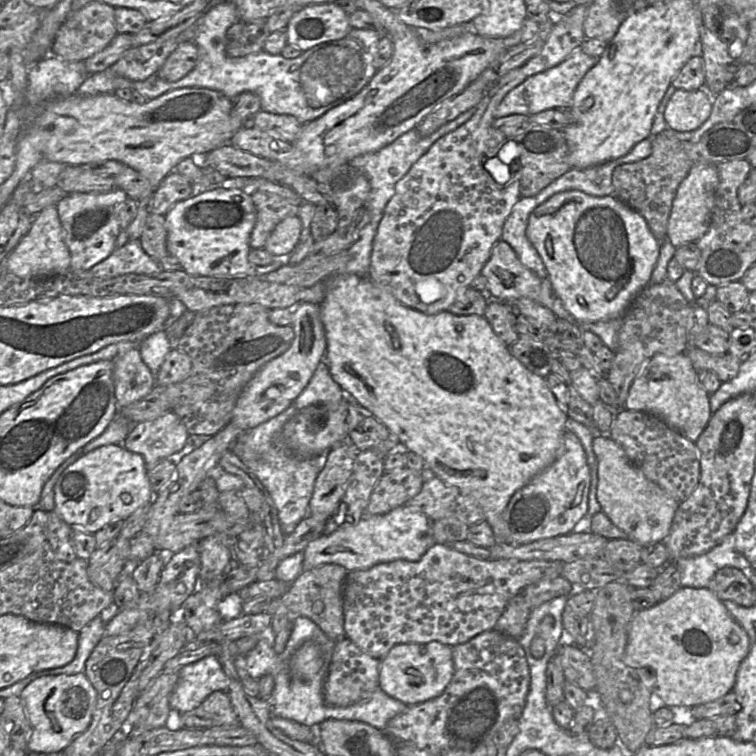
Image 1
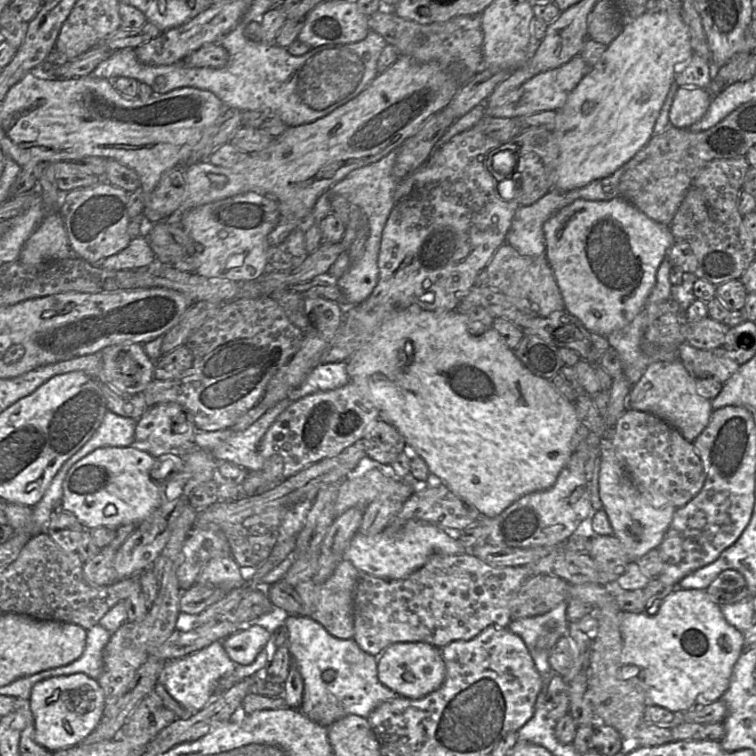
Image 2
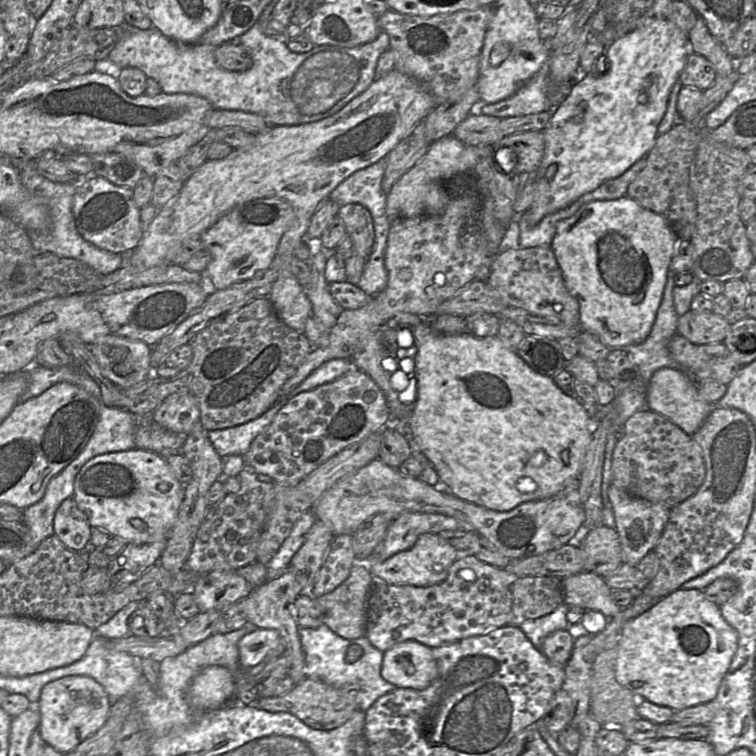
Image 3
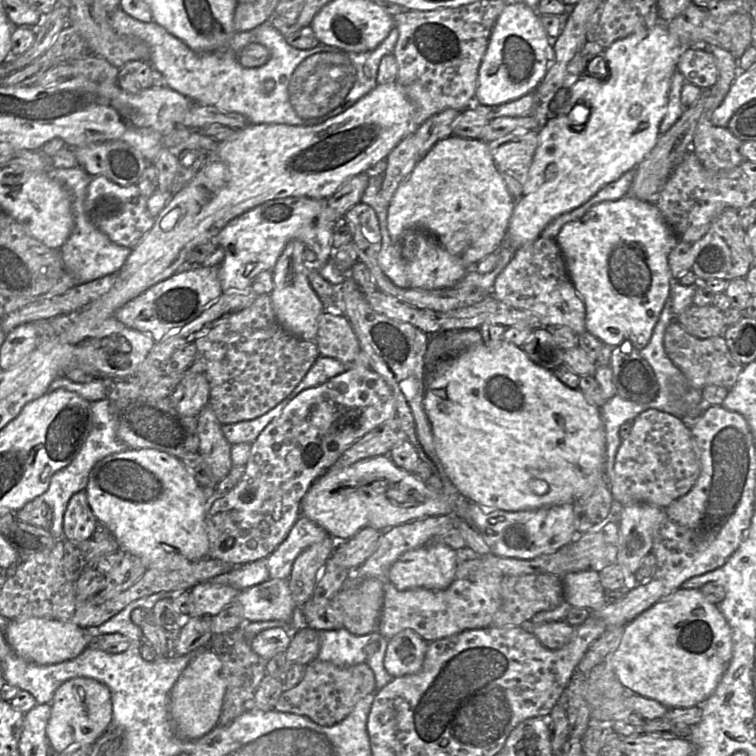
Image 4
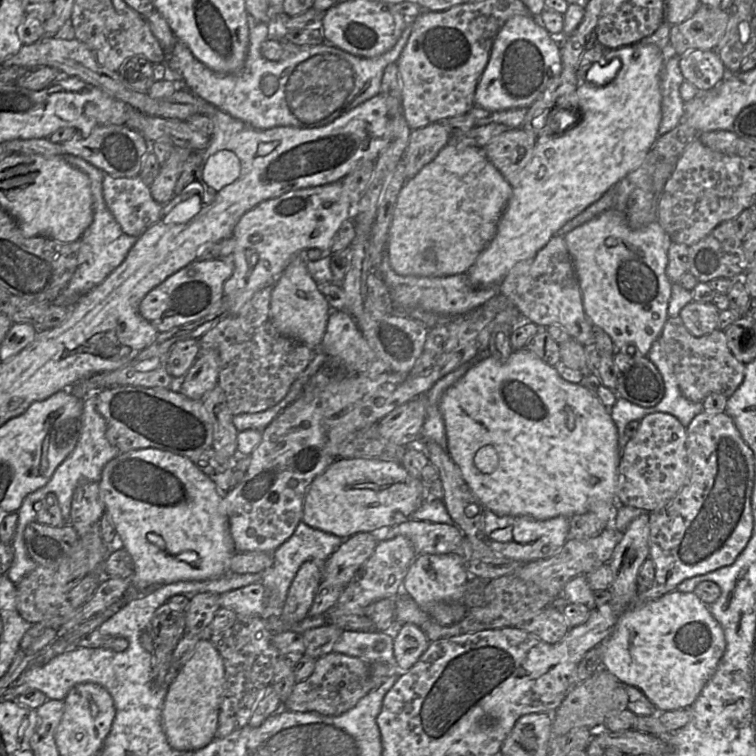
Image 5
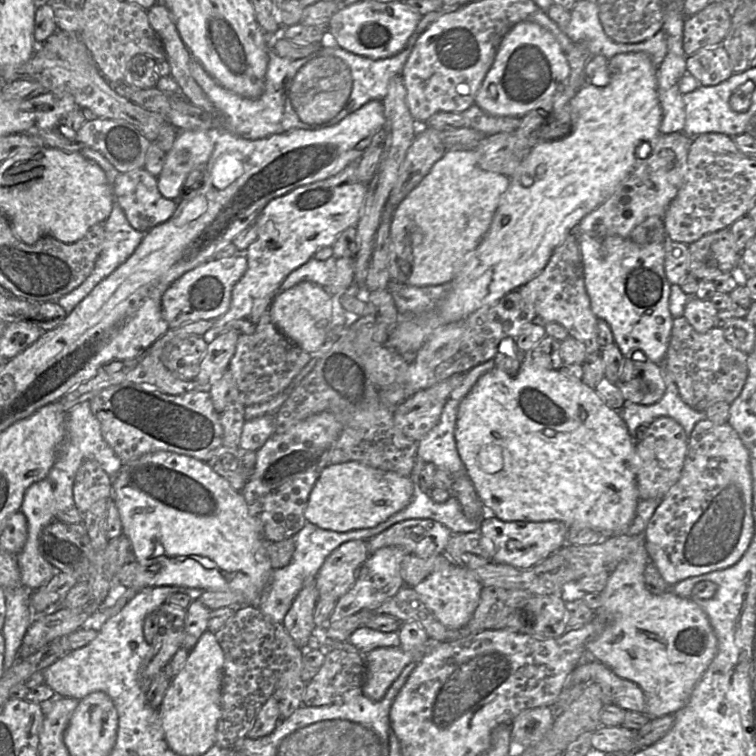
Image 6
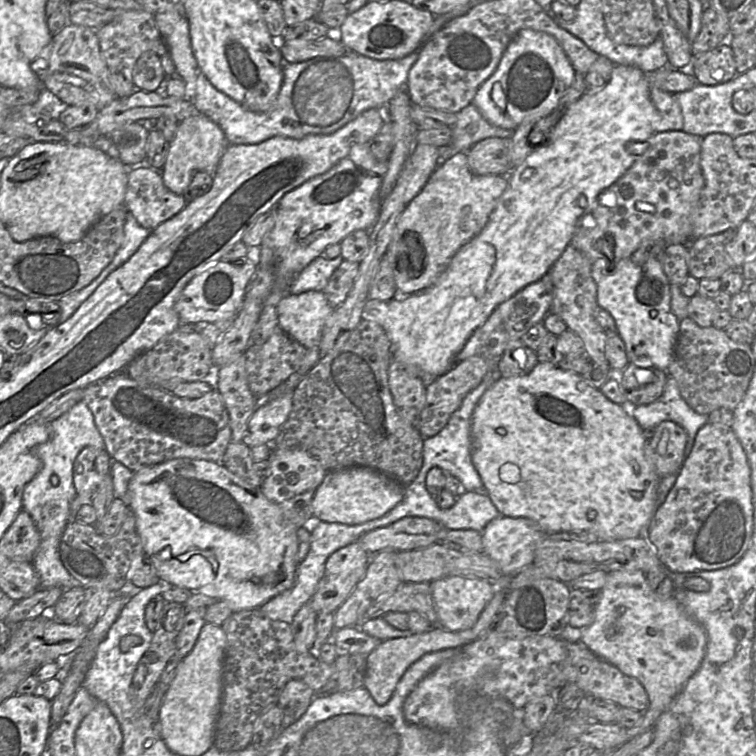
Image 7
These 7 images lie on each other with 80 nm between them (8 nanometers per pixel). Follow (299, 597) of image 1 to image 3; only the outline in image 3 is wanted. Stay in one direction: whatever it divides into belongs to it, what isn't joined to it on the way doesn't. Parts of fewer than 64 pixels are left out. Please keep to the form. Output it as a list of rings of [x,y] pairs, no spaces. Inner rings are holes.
[[[356,563],[346,578],[332,592],[316,597],[323,613],[323,622],[334,633],[345,639],[364,636],[367,624],[368,598],[373,586],[374,577],[365,563]]]

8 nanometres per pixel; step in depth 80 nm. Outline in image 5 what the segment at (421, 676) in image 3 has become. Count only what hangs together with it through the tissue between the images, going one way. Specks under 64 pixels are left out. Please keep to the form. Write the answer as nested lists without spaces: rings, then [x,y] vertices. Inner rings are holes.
[[[412,623],[398,626],[392,634],[395,665],[399,671],[407,671],[419,660],[430,641],[422,628]]]

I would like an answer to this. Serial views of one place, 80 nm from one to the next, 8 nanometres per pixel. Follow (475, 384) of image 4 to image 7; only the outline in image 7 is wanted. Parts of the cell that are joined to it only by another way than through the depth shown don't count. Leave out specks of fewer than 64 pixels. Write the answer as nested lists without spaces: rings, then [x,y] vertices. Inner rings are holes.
[[[539,362],[534,369],[526,375],[519,377],[503,378],[501,377],[497,380],[490,388],[488,388],[485,393],[480,398],[477,403],[471,420],[471,439],[472,439],[472,449],[471,449],[471,458],[472,463],[477,470],[482,483],[483,490],[489,496],[492,503],[497,508],[499,515],[503,517],[510,518],[525,518],[537,525],[537,527],[547,535],[564,535],[571,531],[587,531],[593,533],[597,536],[599,541],[615,541],[615,540],[624,540],[636,537],[645,537],[651,521],[654,517],[654,514],[657,510],[657,488],[660,482],[660,478],[656,473],[654,464],[650,461],[646,455],[646,443],[647,439],[645,437],[644,430],[640,427],[637,421],[632,416],[632,407],[623,407],[621,405],[615,404],[610,401],[601,391],[589,384],[581,374],[575,374],[573,372],[565,371],[559,366],[554,366],[550,363],[541,363]]]

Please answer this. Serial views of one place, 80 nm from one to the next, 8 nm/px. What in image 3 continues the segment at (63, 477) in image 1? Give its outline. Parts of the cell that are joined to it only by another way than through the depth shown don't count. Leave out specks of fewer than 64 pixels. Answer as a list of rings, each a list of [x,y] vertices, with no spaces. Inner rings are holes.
[[[134,447],[125,451],[110,452],[97,455],[87,461],[75,477],[73,498],[75,499],[79,508],[87,515],[88,521],[92,527],[103,528],[107,530],[111,535],[124,539],[126,541],[126,544],[146,544],[158,540],[166,540],[168,538],[168,533],[170,532],[177,519],[178,511],[184,499],[184,495],[185,485],[177,479],[174,472],[167,463],[166,457],[163,457],[152,451]]]

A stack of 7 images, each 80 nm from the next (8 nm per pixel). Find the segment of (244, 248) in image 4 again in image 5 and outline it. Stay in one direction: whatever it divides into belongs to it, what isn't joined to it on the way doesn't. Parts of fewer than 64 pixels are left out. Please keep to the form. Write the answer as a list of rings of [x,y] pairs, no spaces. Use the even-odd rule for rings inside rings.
[[[342,180],[289,191],[277,198],[263,201],[246,212],[233,230],[232,237],[236,242],[232,252],[234,271],[223,285],[223,296],[227,303],[228,315],[237,314],[257,291],[266,287],[273,287],[278,276],[296,254],[309,249],[330,252],[331,242],[336,232],[345,220],[353,218],[353,213],[354,206],[343,188]]]

